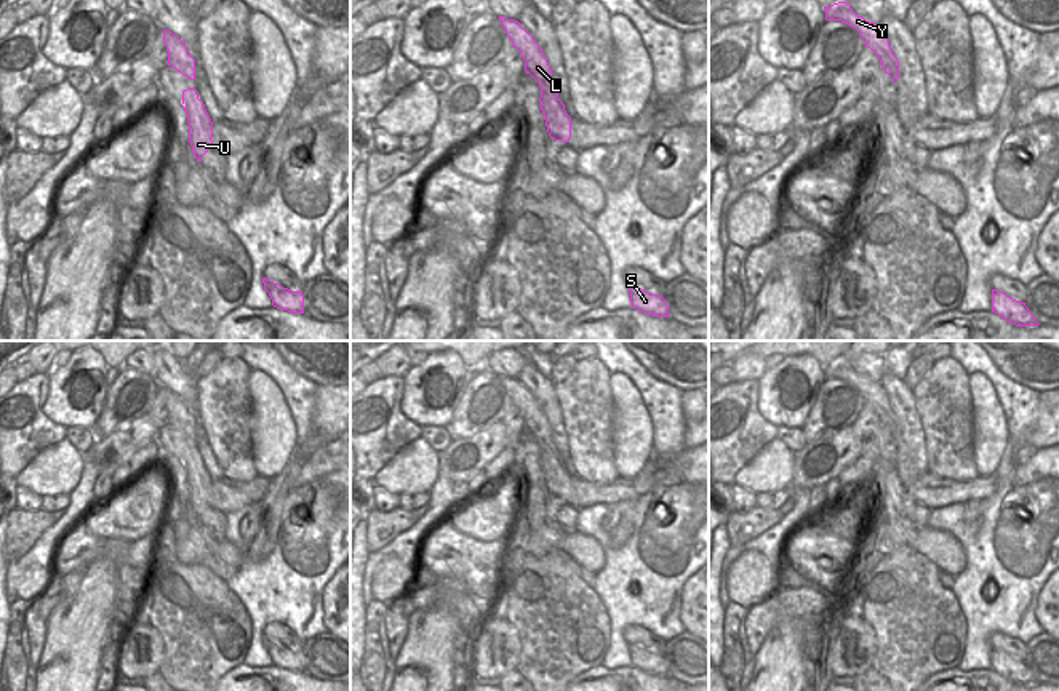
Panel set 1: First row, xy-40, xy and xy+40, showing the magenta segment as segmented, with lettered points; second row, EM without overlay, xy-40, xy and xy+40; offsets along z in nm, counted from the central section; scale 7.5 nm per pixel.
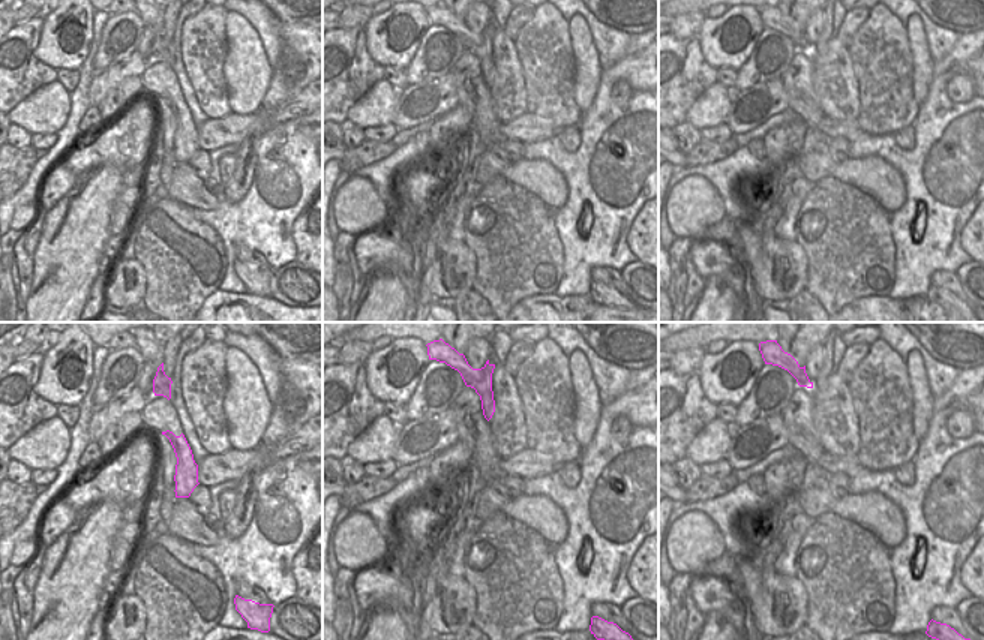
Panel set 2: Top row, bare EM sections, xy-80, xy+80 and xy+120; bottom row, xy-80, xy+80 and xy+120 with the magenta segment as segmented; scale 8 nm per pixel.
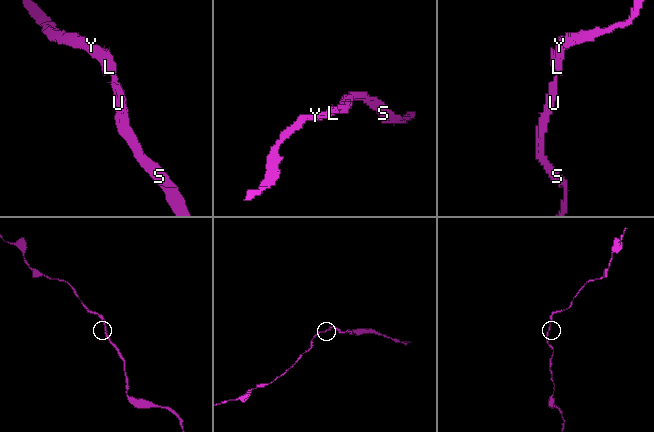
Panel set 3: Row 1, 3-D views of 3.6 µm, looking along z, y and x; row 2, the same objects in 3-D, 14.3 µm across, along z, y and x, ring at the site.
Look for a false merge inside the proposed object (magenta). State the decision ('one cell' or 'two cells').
one cell

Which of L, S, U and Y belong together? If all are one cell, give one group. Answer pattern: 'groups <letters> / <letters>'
groups L S U Y

